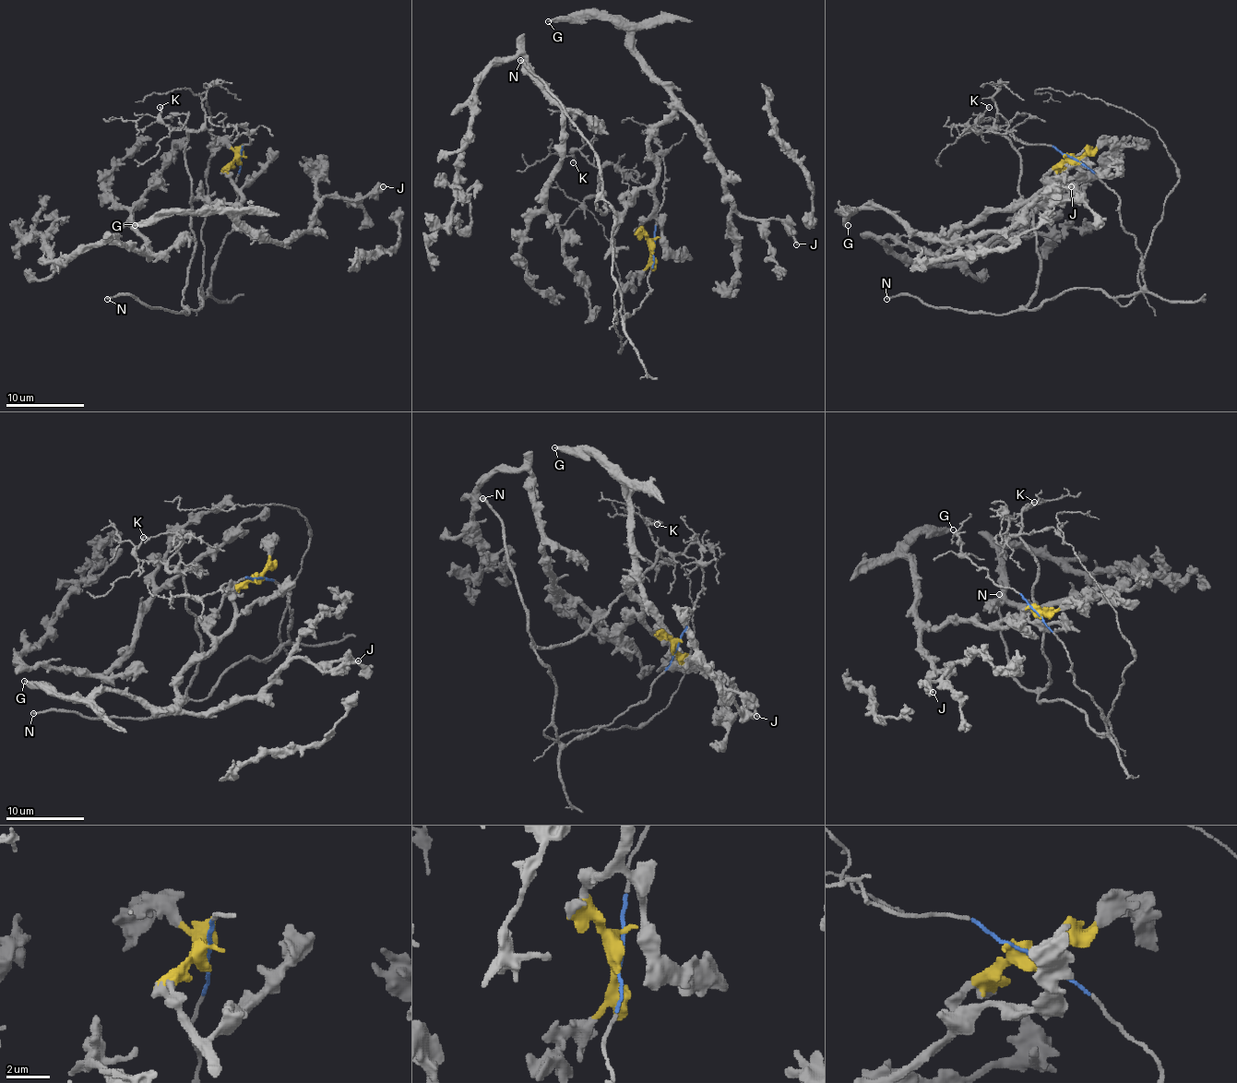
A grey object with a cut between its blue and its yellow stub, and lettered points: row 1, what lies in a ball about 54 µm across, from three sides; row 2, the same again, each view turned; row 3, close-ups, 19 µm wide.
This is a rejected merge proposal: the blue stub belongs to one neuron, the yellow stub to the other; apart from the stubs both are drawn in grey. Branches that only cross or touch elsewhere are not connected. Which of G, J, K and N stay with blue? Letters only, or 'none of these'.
K, N

